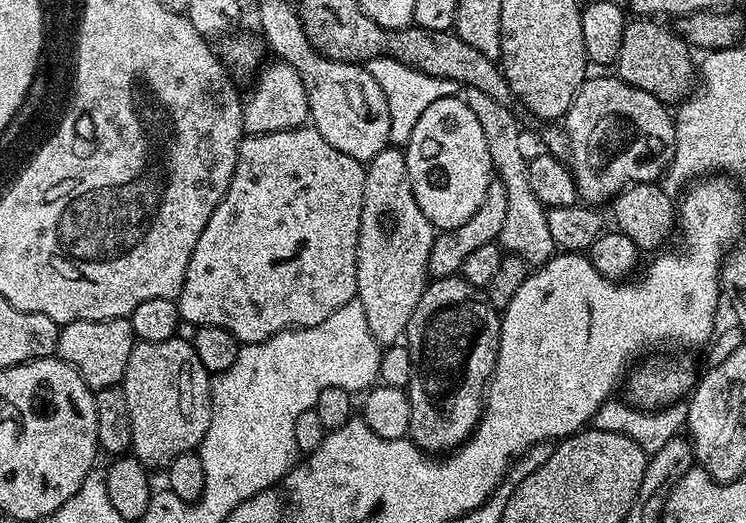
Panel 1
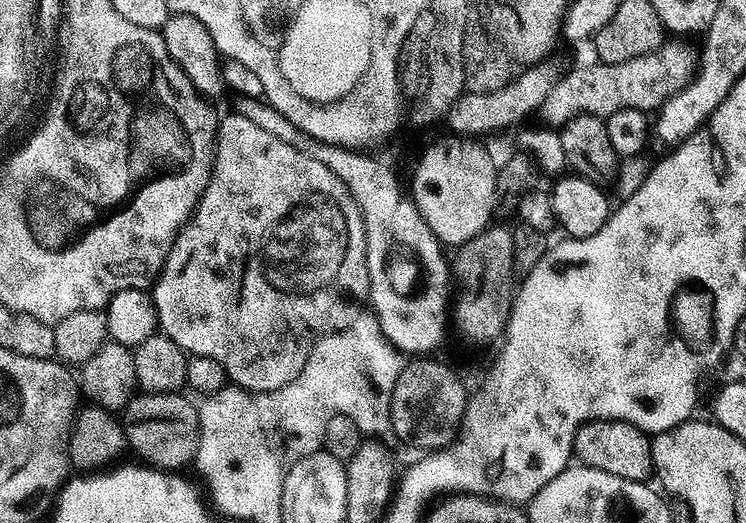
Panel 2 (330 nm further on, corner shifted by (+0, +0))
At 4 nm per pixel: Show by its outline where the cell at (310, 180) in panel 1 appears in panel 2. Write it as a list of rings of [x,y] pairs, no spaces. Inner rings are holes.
[[[242,114],[235,115],[219,117],[216,154],[212,157],[212,173],[208,185],[200,195],[196,211],[189,216],[187,224],[176,235],[174,246],[151,289],[152,301],[158,314],[159,331],[174,342],[178,342],[183,352],[189,356],[214,358],[214,362],[219,362],[222,370],[226,370],[229,381],[235,387],[244,388],[247,392],[273,392],[286,386],[289,380],[298,378],[298,374],[302,374],[312,353],[312,347],[321,336],[337,332],[337,325],[332,324],[330,317],[324,316],[327,312],[341,311],[339,323],[341,329],[349,328],[362,315],[363,308],[360,307],[363,304],[365,307],[370,290],[370,274],[366,262],[366,234],[360,208],[354,202],[350,190],[346,190],[342,178],[338,178],[329,168],[322,166],[322,162],[294,150],[294,146],[286,146],[286,142],[274,138],[274,134],[261,130],[255,122],[250,122],[250,118]]]

